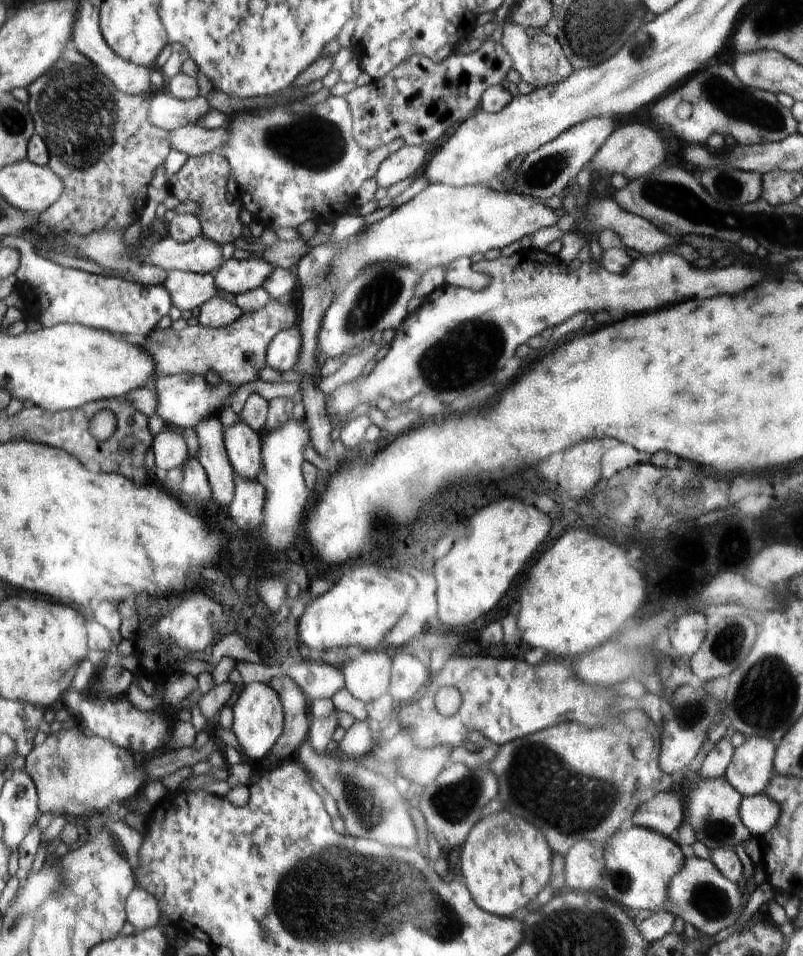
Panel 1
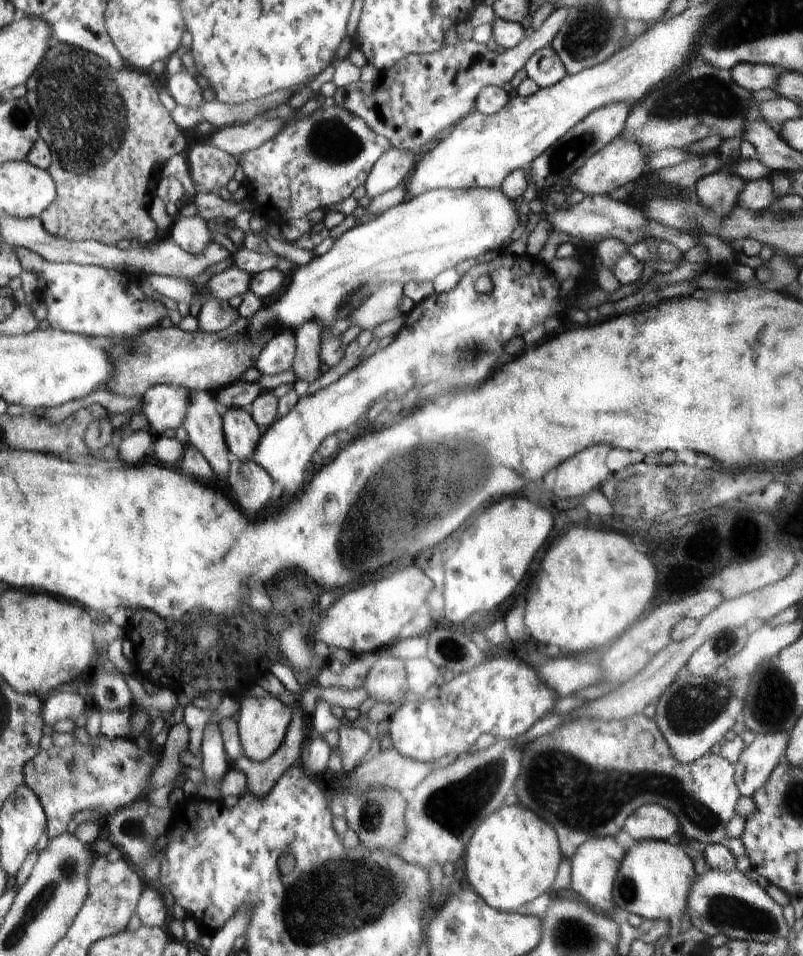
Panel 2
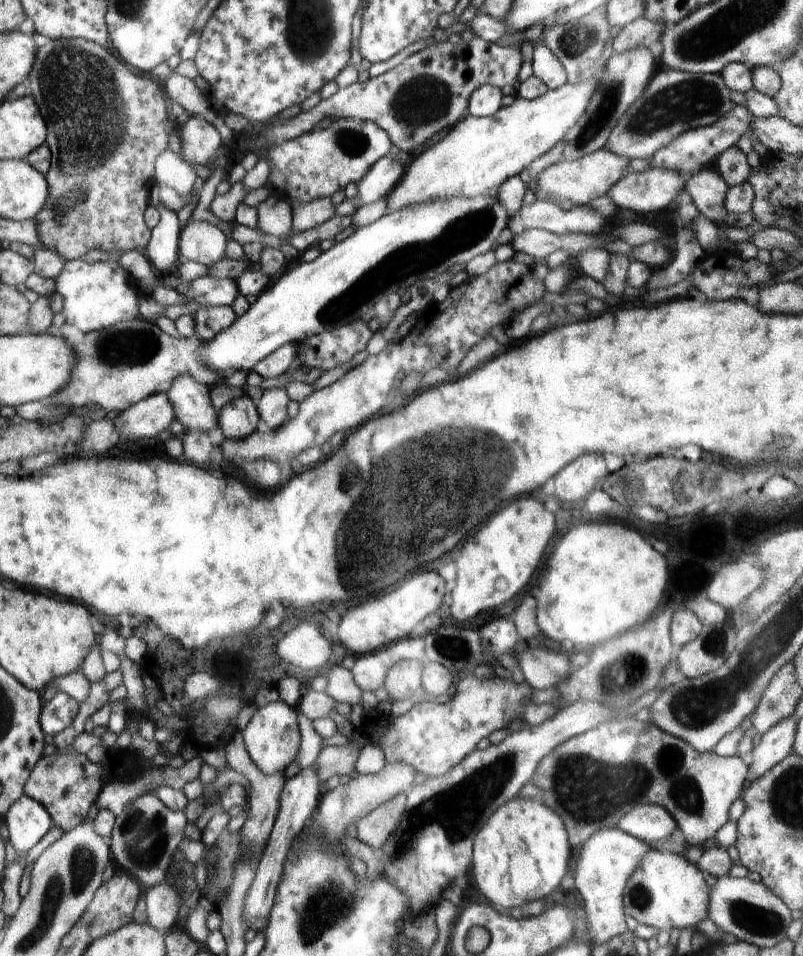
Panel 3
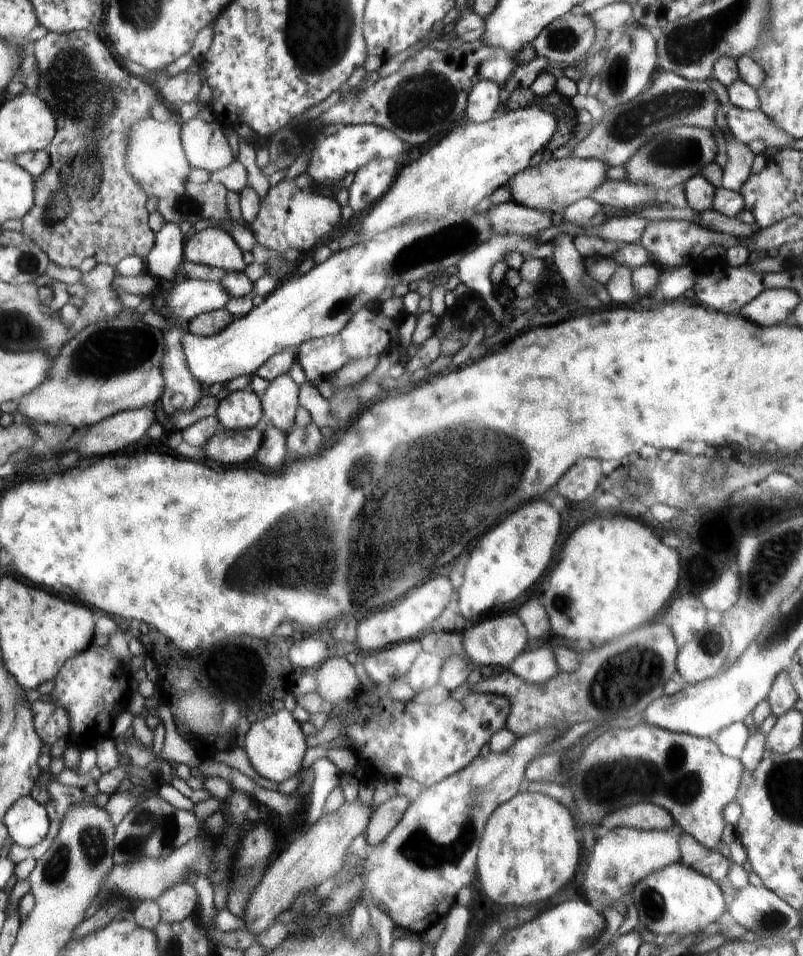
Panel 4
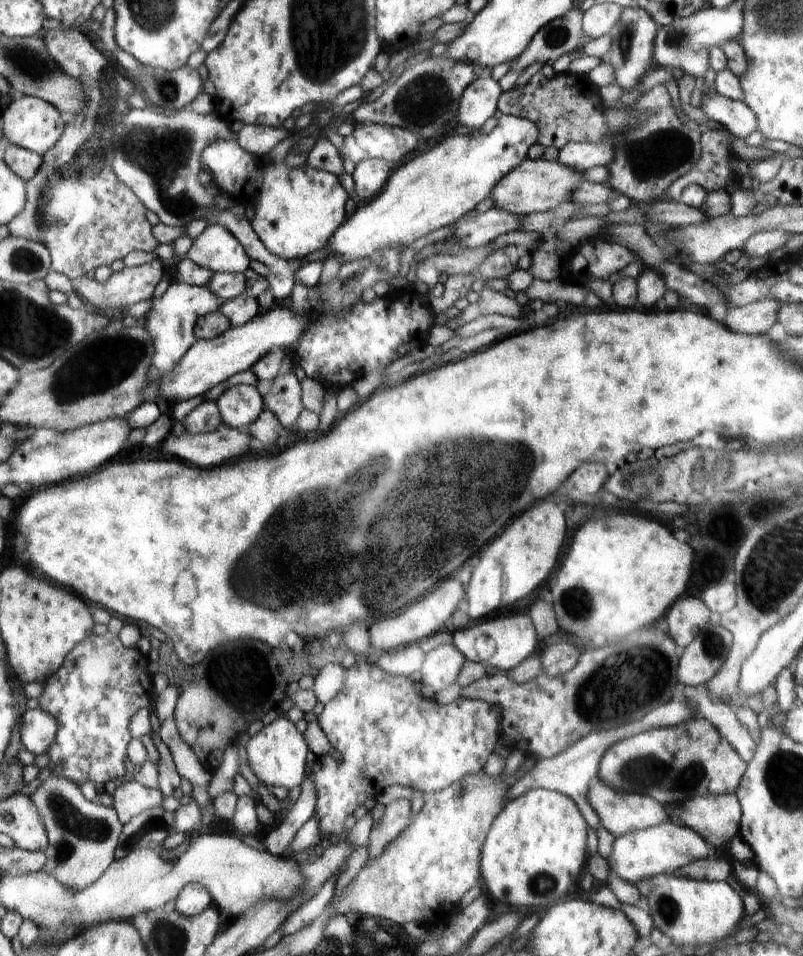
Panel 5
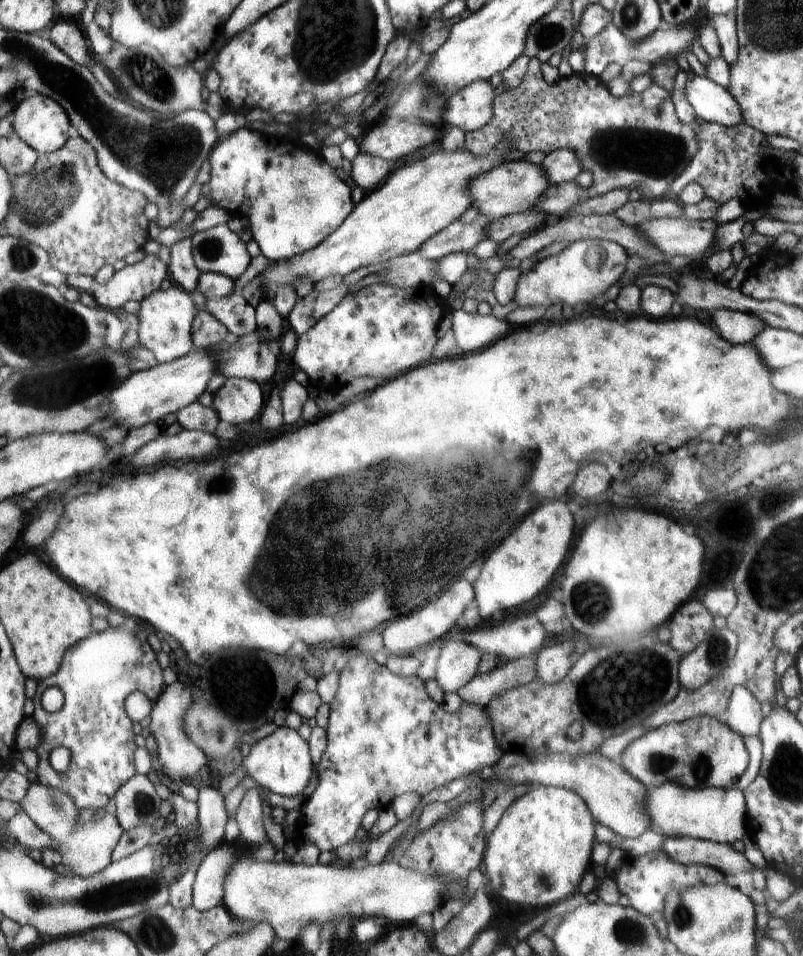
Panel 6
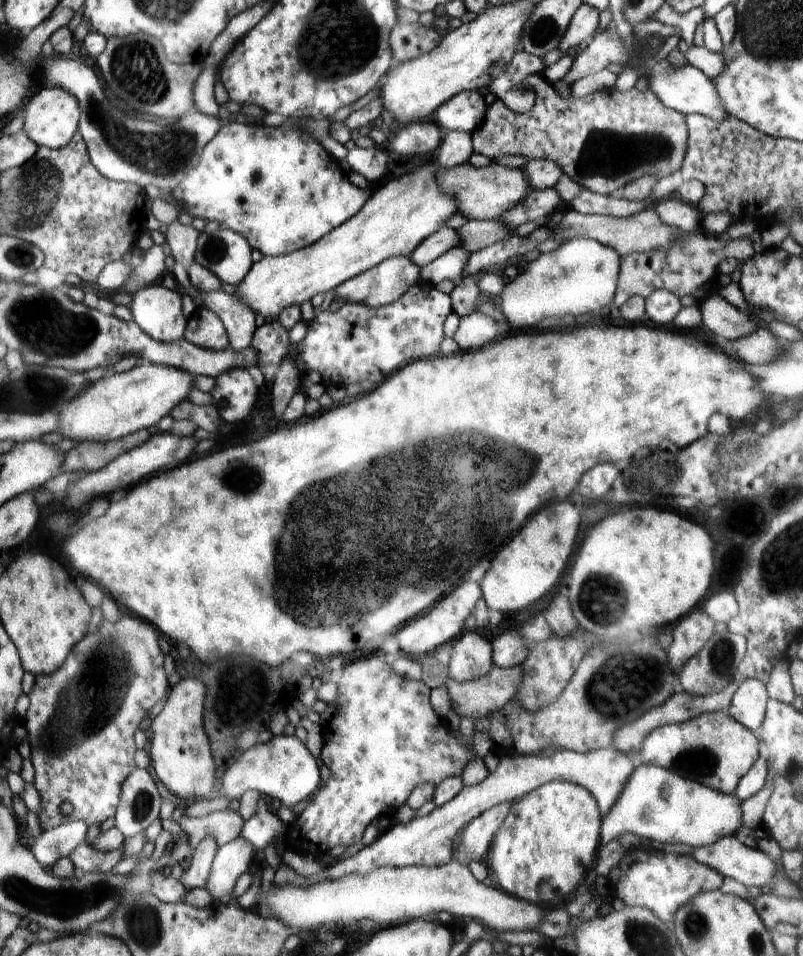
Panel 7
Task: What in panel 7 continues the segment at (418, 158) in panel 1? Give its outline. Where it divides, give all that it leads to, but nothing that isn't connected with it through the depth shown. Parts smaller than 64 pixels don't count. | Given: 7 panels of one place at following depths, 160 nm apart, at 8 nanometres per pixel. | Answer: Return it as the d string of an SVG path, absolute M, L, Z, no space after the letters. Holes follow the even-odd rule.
M377 147L363 149L352 148L345 158L350 171L358 172L366 178L367 182L378 181L386 170L386 154Z

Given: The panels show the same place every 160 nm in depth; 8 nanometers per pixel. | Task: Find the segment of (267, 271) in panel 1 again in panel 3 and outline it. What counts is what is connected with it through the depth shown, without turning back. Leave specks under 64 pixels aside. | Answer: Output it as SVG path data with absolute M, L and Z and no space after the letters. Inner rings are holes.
M212 276L200 277L188 284L187 289L181 291L187 298L186 303L194 302L200 307L231 306L239 294L236 280Z

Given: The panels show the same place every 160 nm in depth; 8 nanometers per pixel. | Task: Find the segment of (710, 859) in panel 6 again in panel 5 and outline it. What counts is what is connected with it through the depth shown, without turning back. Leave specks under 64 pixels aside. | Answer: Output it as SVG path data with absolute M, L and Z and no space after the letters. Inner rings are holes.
M672 820L615 837L611 849L611 855L606 858L610 872L616 871L622 880L635 885L659 874L672 875L676 869L696 859L705 859L710 853L709 843L701 834Z

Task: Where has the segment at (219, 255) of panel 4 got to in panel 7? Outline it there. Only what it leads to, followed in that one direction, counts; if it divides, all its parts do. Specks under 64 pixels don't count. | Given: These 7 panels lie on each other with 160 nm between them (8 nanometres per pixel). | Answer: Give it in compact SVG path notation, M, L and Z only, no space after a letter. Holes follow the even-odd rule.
M223 228L199 233L194 261L213 272L223 283L237 286L255 263L252 250L240 233Z

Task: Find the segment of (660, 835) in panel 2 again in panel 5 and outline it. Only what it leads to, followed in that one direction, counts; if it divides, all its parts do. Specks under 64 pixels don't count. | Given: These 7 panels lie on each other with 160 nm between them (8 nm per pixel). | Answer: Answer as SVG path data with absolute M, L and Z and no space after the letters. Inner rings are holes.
M597 778L587 792L587 801L596 811L601 825L614 837L624 836L637 830L647 829L670 820L663 805L651 796L638 793L623 793Z

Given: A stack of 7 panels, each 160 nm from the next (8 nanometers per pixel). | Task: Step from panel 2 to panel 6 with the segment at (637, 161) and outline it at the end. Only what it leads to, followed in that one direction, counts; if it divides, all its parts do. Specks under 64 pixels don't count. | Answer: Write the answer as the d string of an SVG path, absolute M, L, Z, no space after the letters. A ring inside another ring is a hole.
M524 158L519 161L502 161L471 180L471 206L488 220L525 213L532 210L533 204L546 192L548 185L540 165L527 162Z

